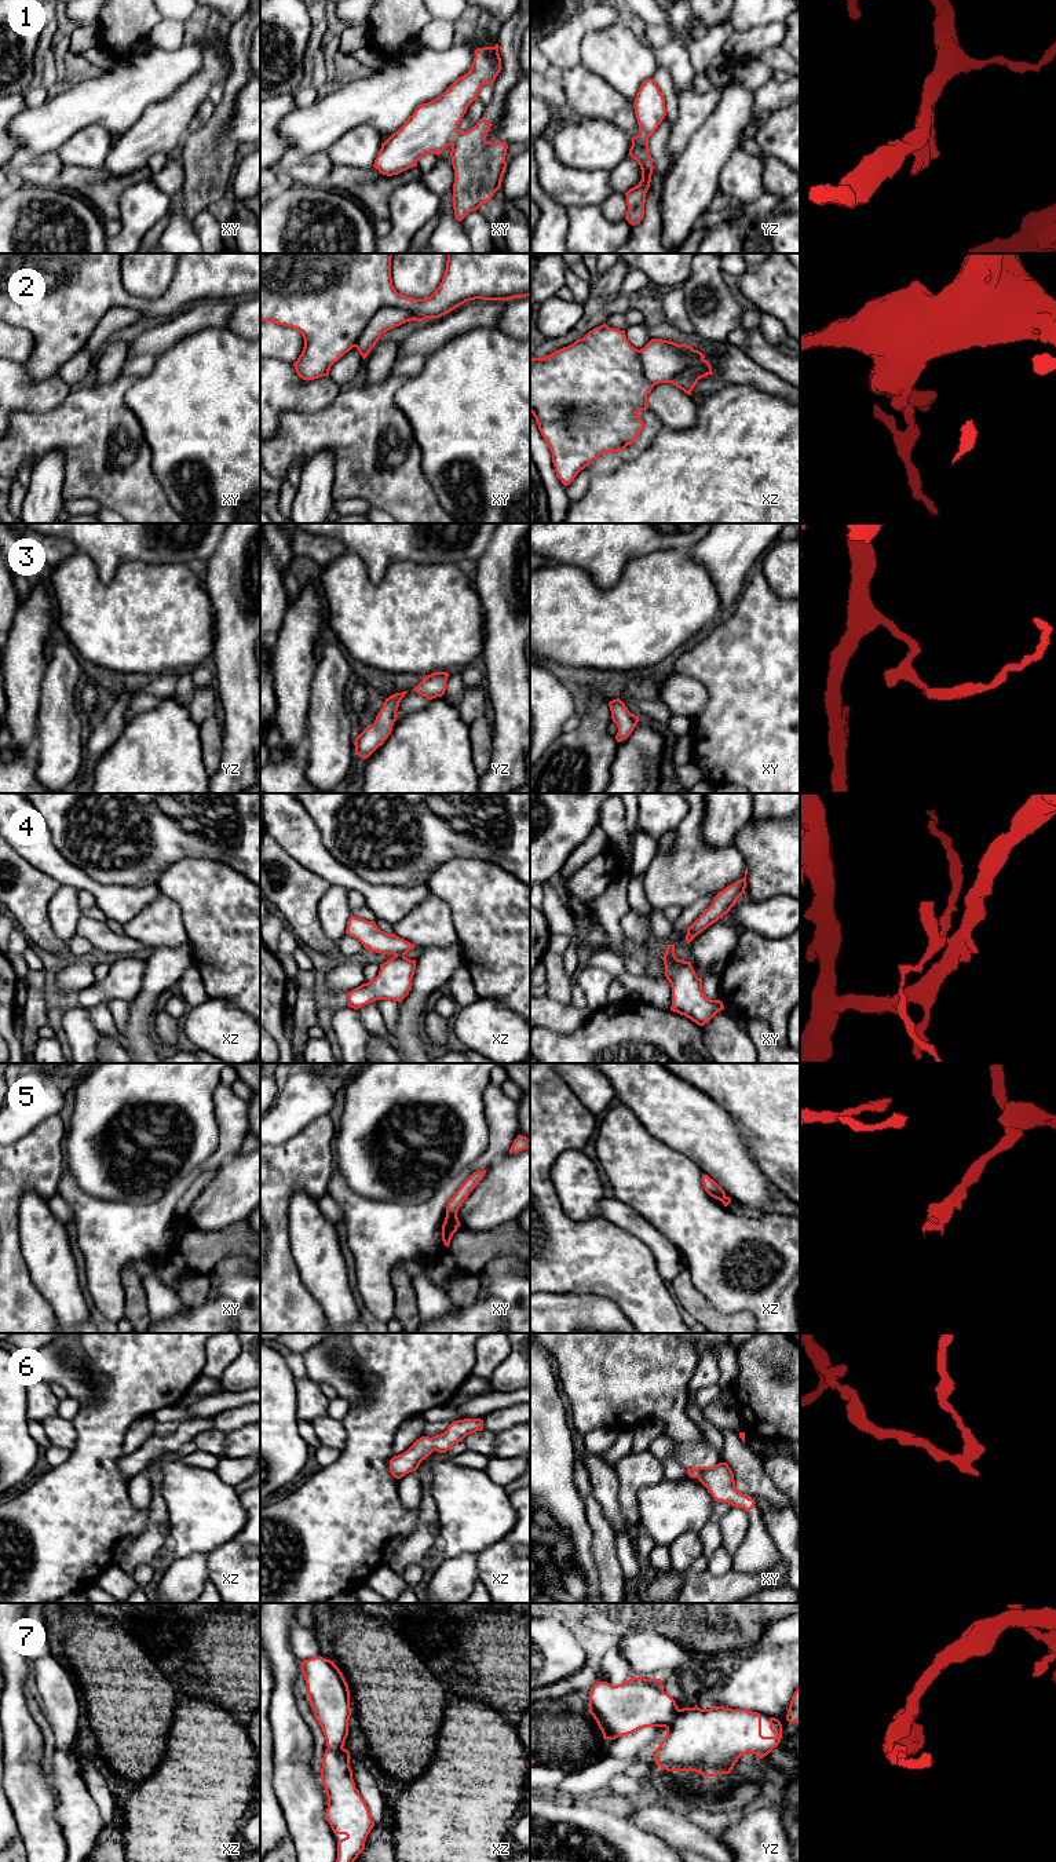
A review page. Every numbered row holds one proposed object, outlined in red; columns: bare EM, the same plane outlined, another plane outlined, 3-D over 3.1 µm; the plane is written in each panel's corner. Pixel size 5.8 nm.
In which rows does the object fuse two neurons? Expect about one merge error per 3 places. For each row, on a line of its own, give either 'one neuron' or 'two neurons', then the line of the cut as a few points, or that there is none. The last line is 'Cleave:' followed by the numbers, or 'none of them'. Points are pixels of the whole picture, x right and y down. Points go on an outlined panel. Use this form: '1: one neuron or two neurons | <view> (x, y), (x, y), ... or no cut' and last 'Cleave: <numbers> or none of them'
1: two neurons | xy (459, 132), (450, 143)
2: two neurons | xy (415, 318), (402, 309), (382, 307), (368, 322), (354, 346)
3: one neuron | no cut
4: two neurons | xz (404, 955), (395, 956)
5: two neurons | xy (446, 1215), (457, 1226)
6: one neuron | no cut
7: two neurons | yz (679, 1709), (673, 1720), (665, 1727)
Cleave: 1, 2, 4, 5, 7

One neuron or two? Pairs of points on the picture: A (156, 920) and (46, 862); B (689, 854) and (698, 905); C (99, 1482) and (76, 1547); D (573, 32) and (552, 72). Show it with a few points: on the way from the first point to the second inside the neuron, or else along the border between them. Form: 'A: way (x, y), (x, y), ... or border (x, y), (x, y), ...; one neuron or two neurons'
A: border (160, 893), (124, 926); two neurons
B: border (716, 893), (702, 895), (683, 909); two neurons
C: way (86, 1499), (76, 1512), (76, 1530); one neuron
D: border (550, 64), (562, 70); two neurons

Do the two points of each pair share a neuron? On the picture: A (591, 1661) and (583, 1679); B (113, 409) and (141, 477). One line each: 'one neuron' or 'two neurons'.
A: one neuron
B: one neuron

